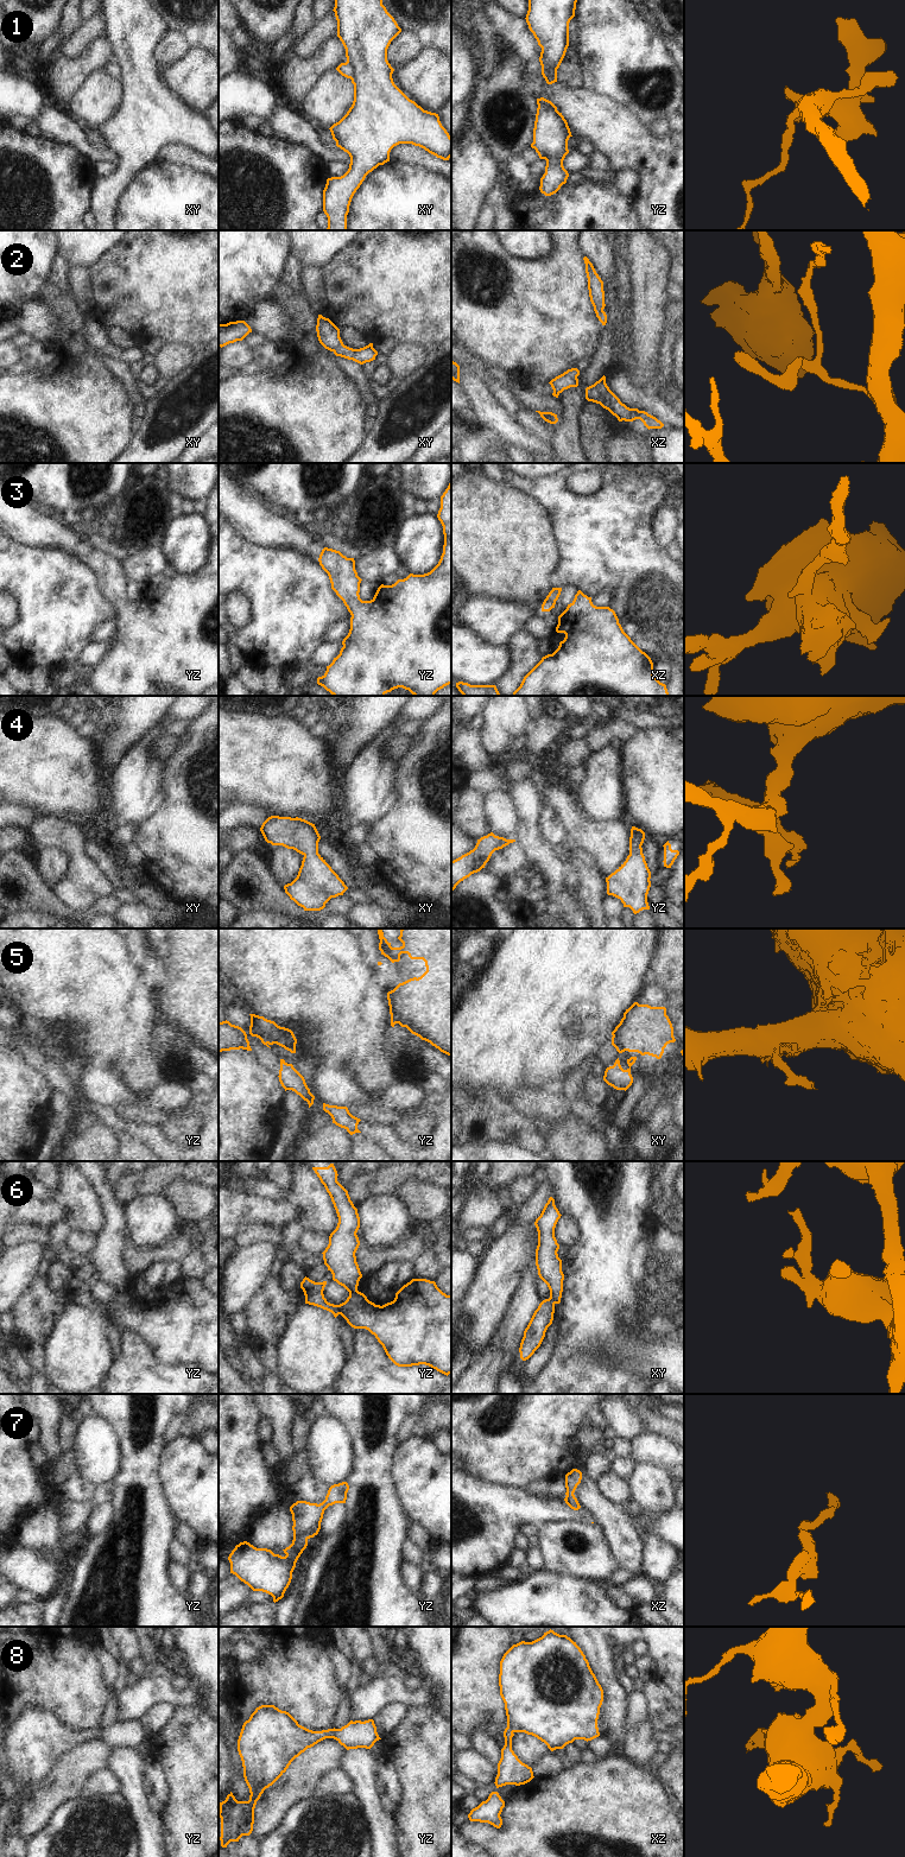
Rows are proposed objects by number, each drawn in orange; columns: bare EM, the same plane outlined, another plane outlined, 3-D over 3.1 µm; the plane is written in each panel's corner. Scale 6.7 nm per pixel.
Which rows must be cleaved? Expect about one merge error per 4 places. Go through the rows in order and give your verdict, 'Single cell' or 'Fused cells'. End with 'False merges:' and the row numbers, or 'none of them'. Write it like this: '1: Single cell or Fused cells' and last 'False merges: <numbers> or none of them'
1: Fused cells
2: Single cell
3: Single cell
4: Single cell
5: Fused cells
6: Fused cells
7: Single cell
8: Single cell
False merges: 1, 5, 6

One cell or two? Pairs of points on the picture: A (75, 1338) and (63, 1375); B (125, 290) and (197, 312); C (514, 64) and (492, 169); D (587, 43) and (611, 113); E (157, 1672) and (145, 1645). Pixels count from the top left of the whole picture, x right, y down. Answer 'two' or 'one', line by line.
A: one
B: one
C: two
D: two
E: one

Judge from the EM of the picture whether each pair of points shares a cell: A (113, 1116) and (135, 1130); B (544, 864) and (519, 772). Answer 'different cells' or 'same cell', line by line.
A: same cell
B: same cell

